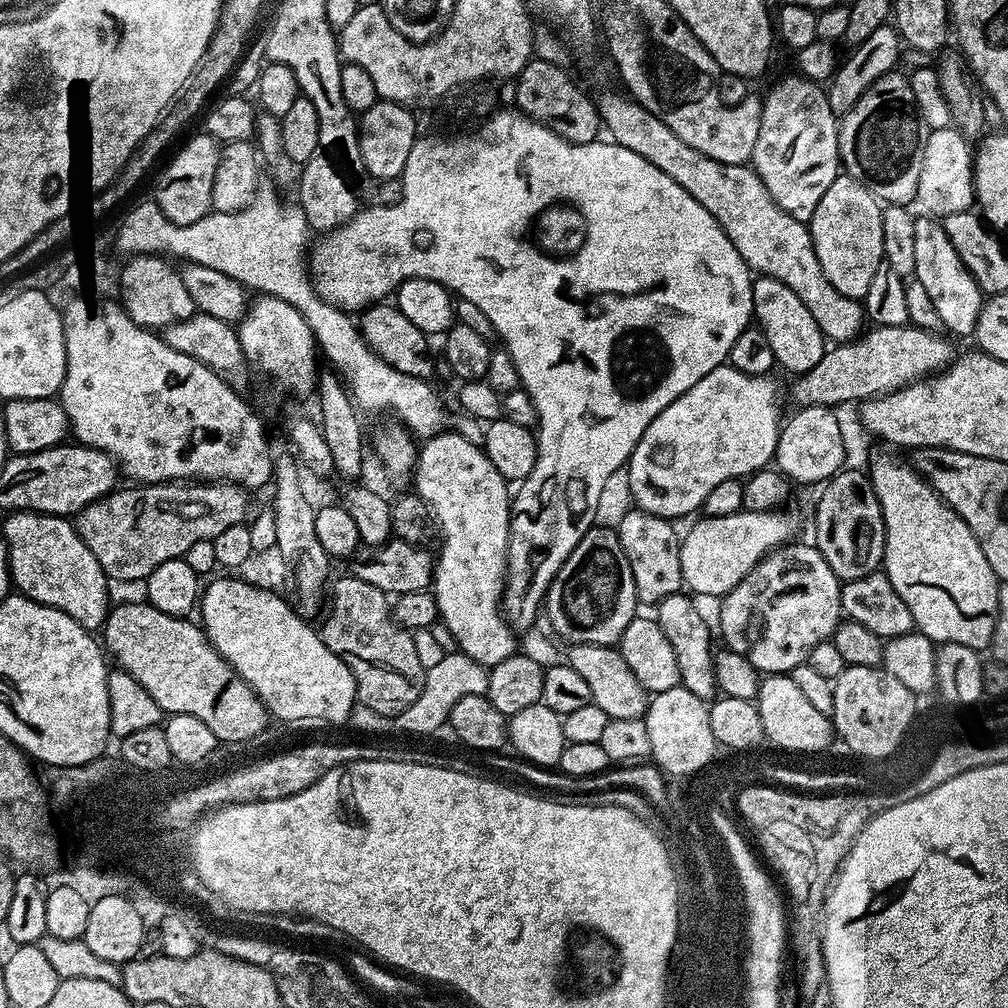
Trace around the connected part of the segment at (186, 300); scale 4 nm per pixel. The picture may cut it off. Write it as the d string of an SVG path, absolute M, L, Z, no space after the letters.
M136 254L124 269L118 272L118 292L124 295L122 306L130 319L141 328L163 330L169 324L190 318L197 311L196 303L190 298L190 290L186 290L186 282L182 282L179 271L167 264L160 254Z

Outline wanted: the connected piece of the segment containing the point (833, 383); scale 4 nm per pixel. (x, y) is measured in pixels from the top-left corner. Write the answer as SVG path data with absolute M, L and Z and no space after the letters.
M899 324L898 326L872 326L869 332L857 335L856 339L837 343L825 351L822 362L814 366L808 372L797 375L792 384L792 396L797 405L848 404L851 400L863 402L871 400L874 396L886 396L889 392L897 392L899 388L905 388L908 384L914 384L918 380L925 379L951 365L952 356L951 339L943 340L943 335L927 332L921 328L914 328L911 324Z

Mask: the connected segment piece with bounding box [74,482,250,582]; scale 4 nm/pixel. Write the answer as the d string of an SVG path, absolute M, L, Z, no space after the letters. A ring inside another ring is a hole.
M169 482L168 490L186 492L188 500L182 504L184 508L178 504L178 500L172 506L172 496L164 496L162 506L156 506L160 512L108 512L104 504L95 501L76 513L76 532L111 581L147 581L148 575L158 570L162 562L184 557L194 542L214 541L230 526L243 524L249 519L249 493L241 485L227 482ZM198 490L208 490L208 500L198 500ZM100 508L104 508L104 512L100 512Z

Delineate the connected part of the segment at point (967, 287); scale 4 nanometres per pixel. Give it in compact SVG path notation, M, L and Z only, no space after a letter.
M928 214L917 215L914 222L914 266L914 279L926 286L926 294L930 294L930 302L934 304L934 310L938 310L938 318L942 318L944 328L952 331L953 337L971 337L982 307L980 287L966 270L962 258L958 258L958 250L950 246L943 223Z

